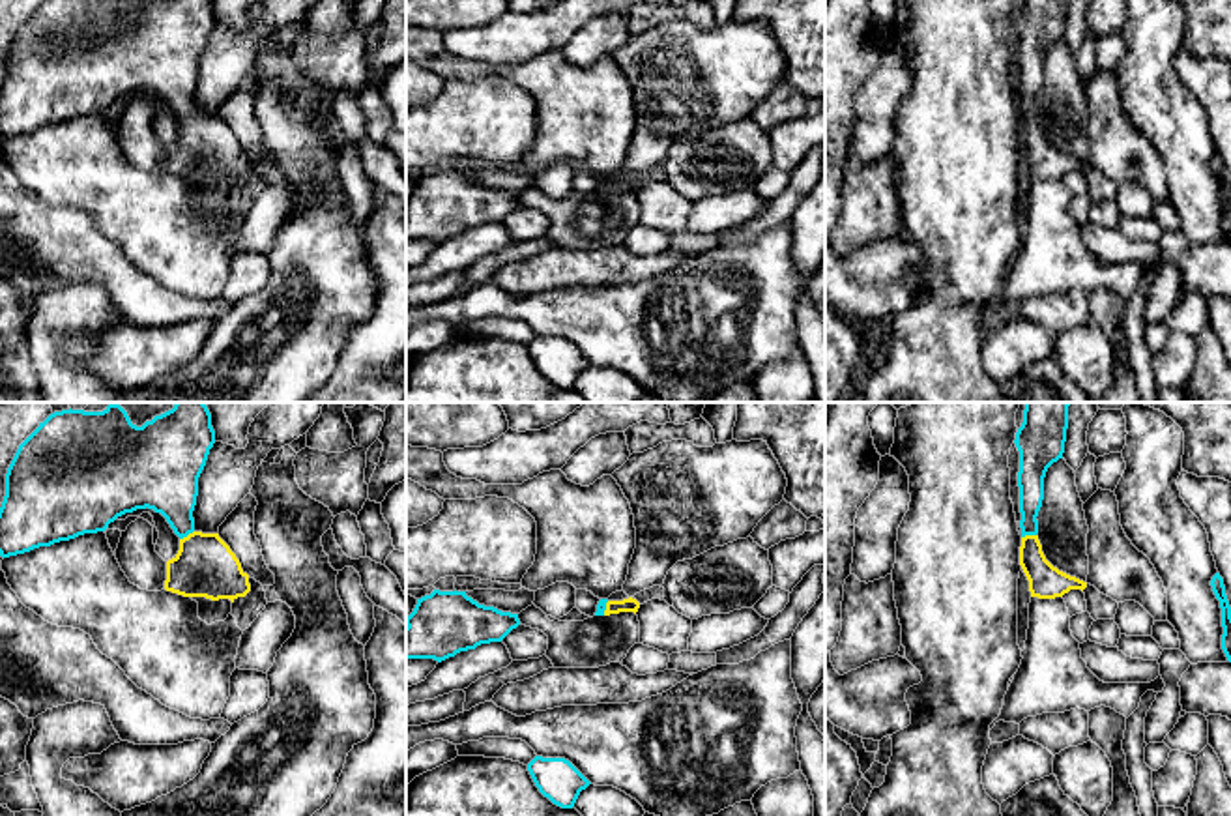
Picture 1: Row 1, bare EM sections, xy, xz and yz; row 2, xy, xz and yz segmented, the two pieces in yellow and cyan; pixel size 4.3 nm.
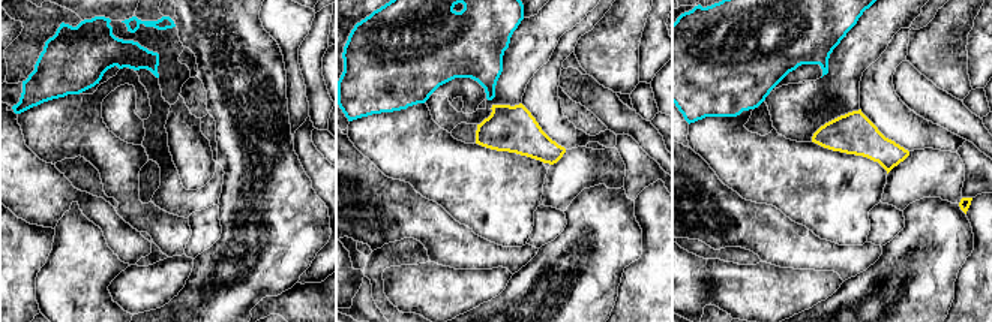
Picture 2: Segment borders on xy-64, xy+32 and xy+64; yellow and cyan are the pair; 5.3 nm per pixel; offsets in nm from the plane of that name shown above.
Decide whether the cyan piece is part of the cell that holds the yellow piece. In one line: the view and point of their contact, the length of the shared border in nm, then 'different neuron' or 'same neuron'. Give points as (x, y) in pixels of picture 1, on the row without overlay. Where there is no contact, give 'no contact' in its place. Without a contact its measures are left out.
contact xy (188, 116); length 80 nm; same neuron

